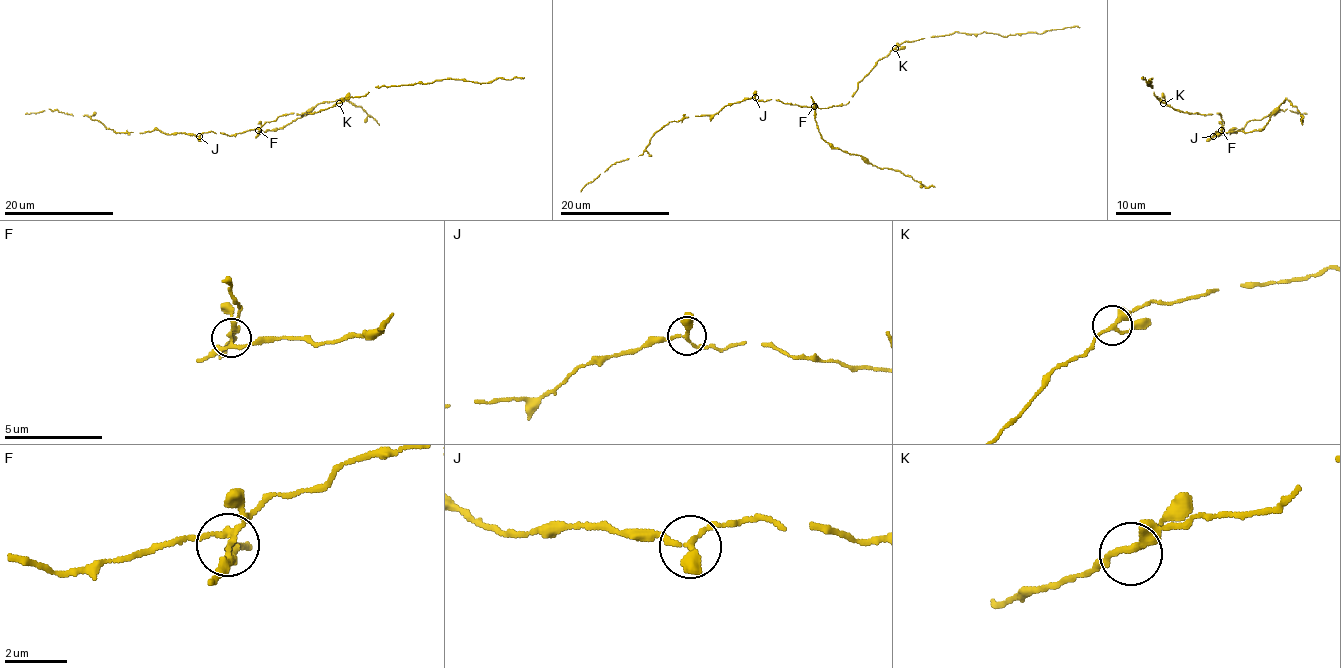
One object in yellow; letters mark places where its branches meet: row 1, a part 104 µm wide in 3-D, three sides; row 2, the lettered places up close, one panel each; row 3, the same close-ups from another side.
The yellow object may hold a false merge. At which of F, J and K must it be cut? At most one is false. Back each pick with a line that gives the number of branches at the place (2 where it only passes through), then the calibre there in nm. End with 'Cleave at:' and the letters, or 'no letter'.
F: branches 5; calibre 200 nm
Cleave at: F

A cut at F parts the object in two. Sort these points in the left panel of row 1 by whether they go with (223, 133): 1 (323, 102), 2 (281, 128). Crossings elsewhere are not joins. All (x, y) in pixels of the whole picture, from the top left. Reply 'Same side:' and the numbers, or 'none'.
Same side: none

